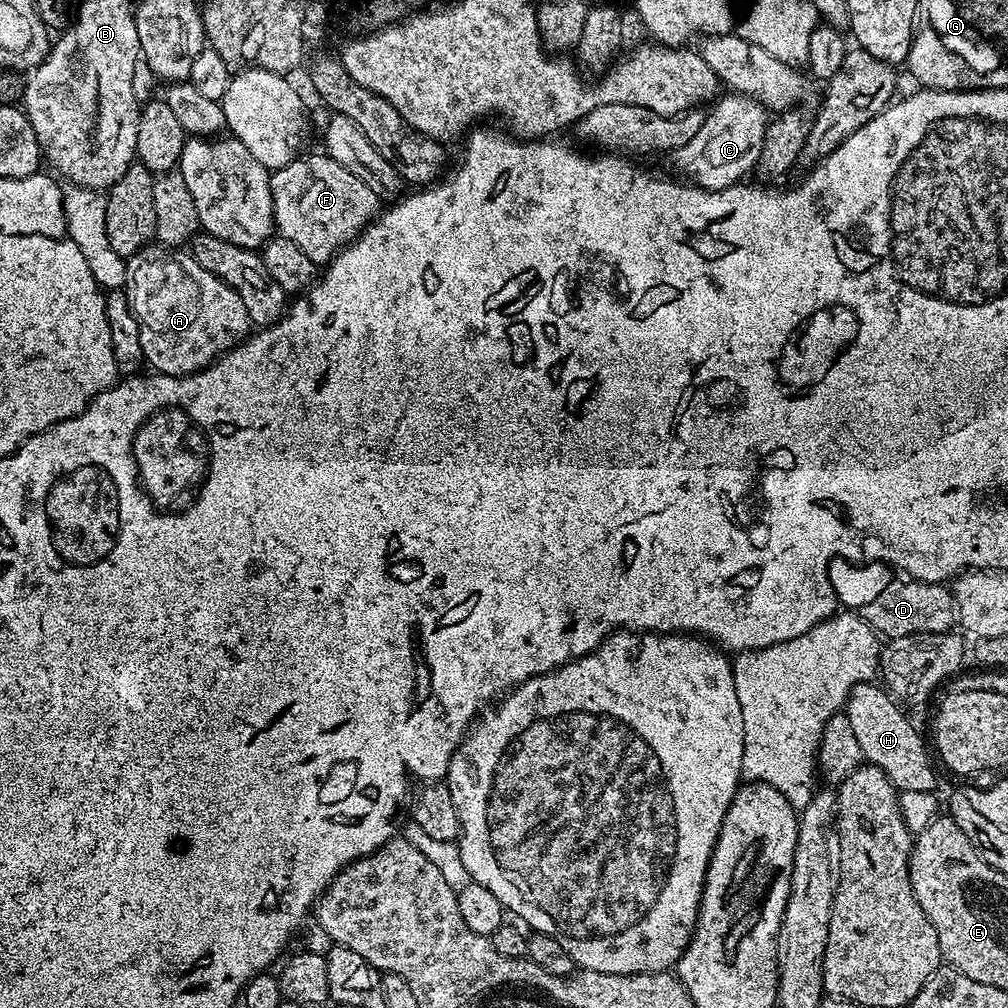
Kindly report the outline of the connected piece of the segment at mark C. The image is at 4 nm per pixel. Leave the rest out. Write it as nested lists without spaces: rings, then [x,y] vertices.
[[[724,95],[709,107],[712,109],[707,109],[698,134],[694,134],[686,146],[678,146],[670,154],[673,166],[681,172],[679,175],[699,188],[722,190],[731,184],[741,183],[747,177],[744,175],[755,169],[762,154],[762,138],[766,138],[770,119],[769,109],[752,96]]]

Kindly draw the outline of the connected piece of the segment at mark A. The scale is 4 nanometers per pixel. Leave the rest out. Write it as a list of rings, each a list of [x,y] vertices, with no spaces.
[[[168,254],[172,256],[148,256],[137,259],[130,268],[130,283],[127,285],[126,291],[128,299],[132,301],[132,309],[138,318],[138,330],[140,331],[140,345],[144,351],[145,361],[150,365],[153,364],[155,371],[162,376],[188,376],[191,372],[201,372],[208,367],[217,356],[228,351],[229,348],[236,347],[249,335],[250,321],[246,314],[246,306],[242,306],[242,298],[238,298],[238,294],[230,286],[226,286],[226,282],[222,282],[222,278],[218,278],[214,274],[210,274],[210,270],[206,270],[202,266],[198,266],[198,262],[191,258],[179,260],[176,254]]]

